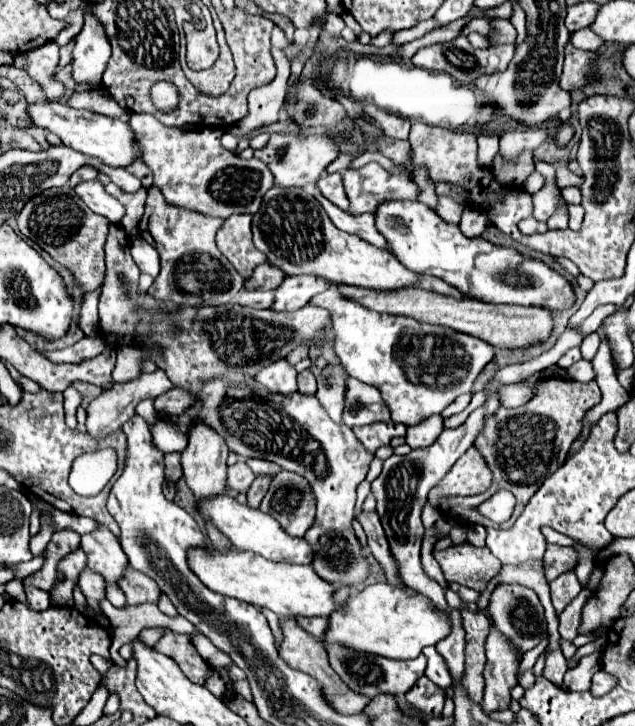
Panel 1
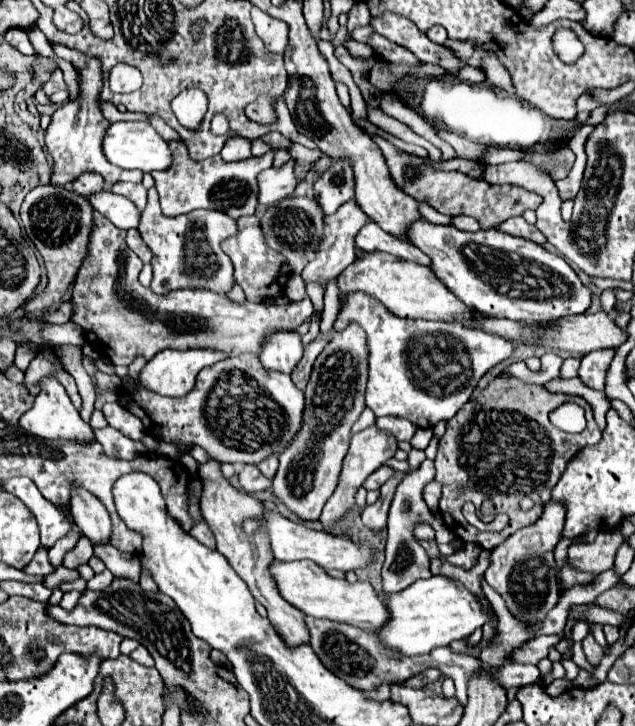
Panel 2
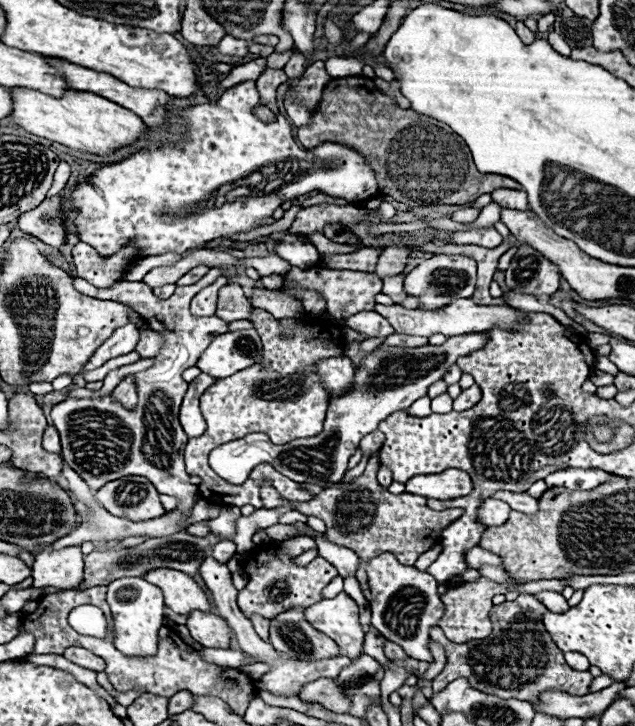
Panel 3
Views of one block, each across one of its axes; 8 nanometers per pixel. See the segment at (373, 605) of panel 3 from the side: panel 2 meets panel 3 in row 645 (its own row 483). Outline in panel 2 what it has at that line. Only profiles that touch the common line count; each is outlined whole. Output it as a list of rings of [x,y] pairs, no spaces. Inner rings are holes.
[[[424,460],[416,470],[406,472],[406,476],[400,480],[394,500],[388,514],[388,540],[386,540],[386,562],[382,568],[382,580],[384,580],[384,592],[400,592],[406,586],[410,586],[418,578],[430,578],[430,556],[420,546],[420,542],[414,536],[416,522],[428,522],[430,526],[442,526],[442,520],[438,520],[428,506],[422,500],[422,490],[428,482],[434,480],[434,462]]]

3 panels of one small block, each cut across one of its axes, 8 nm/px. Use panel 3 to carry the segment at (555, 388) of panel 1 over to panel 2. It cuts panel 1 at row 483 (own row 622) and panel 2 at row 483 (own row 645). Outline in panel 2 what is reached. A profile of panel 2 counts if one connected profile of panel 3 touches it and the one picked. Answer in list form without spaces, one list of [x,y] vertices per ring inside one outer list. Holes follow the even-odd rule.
[[[494,378],[480,396],[468,400],[468,404],[458,410],[458,416],[448,420],[448,430],[438,446],[436,480],[442,484],[440,516],[448,522],[448,530],[464,542],[496,548],[516,530],[536,522],[542,510],[518,510],[518,502],[524,496],[536,504],[550,498],[550,488],[558,482],[566,464],[580,448],[590,444],[590,420],[594,420],[592,408],[582,396],[552,394],[544,386],[522,384],[512,378]],[[564,402],[576,402],[586,410],[588,426],[584,432],[568,434],[550,424],[548,412]],[[458,486],[464,486],[462,494]],[[486,496],[494,500],[496,512],[504,512],[510,518],[502,532],[480,532],[468,526],[462,516],[464,502],[480,506]]]

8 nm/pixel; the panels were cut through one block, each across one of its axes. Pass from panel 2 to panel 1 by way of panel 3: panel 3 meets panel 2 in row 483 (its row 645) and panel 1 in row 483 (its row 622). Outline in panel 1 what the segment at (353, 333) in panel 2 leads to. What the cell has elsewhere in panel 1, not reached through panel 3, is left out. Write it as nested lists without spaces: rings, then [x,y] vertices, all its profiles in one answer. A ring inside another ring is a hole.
[[[280,470],[260,504],[262,512],[272,514],[292,536],[304,536],[314,524],[316,500],[308,480],[296,472]]]

